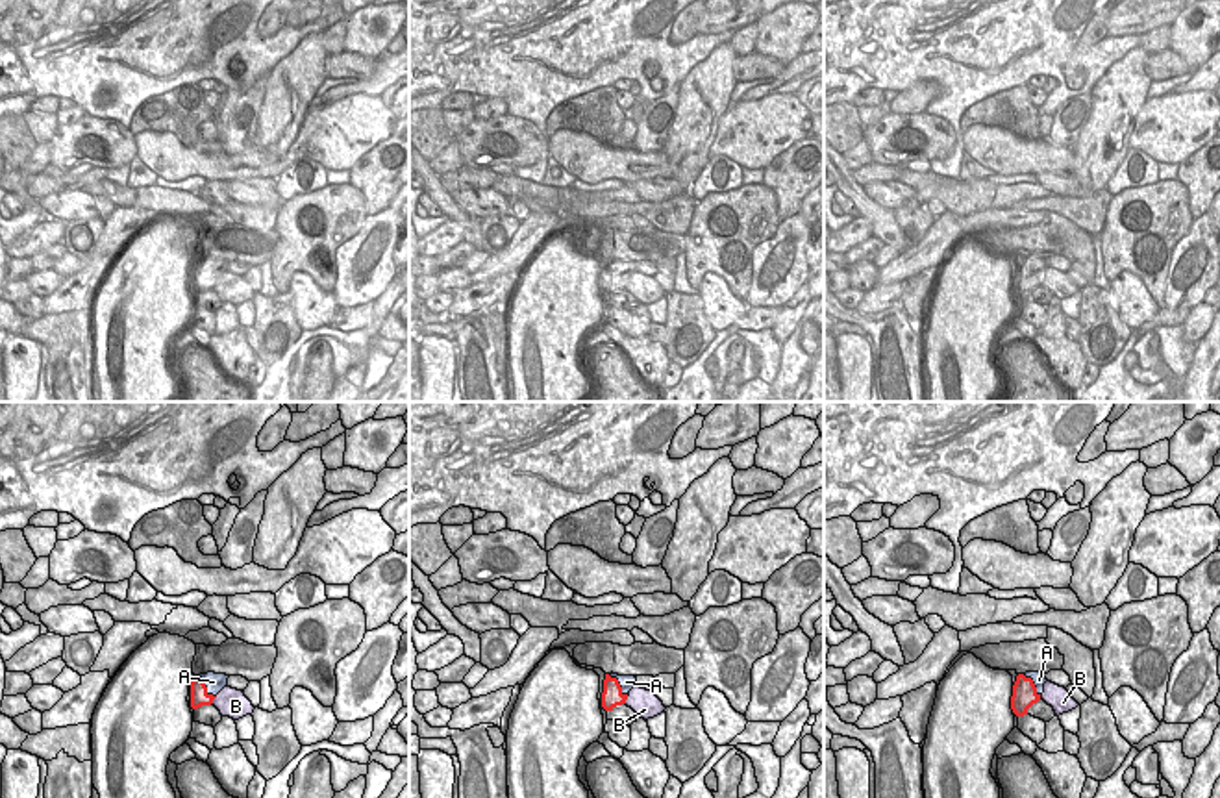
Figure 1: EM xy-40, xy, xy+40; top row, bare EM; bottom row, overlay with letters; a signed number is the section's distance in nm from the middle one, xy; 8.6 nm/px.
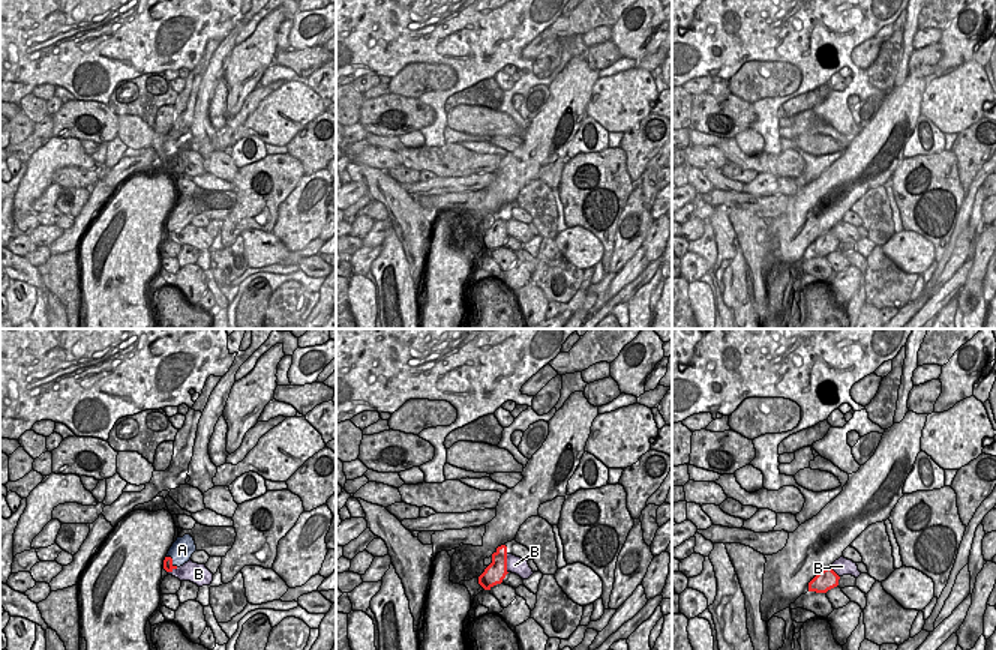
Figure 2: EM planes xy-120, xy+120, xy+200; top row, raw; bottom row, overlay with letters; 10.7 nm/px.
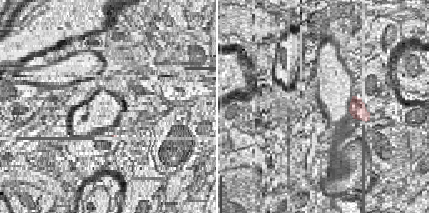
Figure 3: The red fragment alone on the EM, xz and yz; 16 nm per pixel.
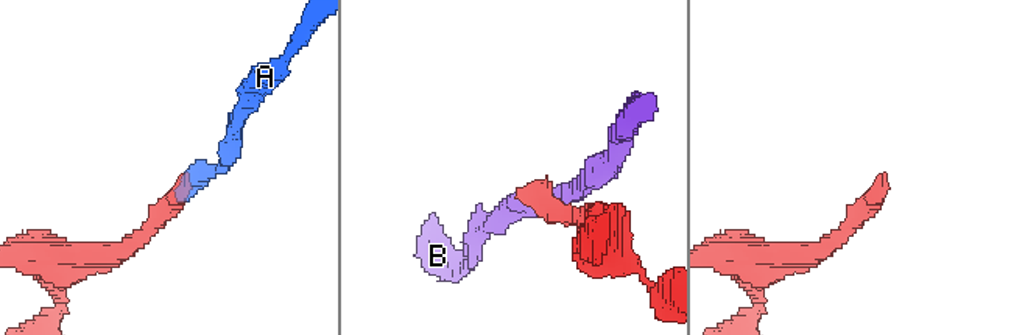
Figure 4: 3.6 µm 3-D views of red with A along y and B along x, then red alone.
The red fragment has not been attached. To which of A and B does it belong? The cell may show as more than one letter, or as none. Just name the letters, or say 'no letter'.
A

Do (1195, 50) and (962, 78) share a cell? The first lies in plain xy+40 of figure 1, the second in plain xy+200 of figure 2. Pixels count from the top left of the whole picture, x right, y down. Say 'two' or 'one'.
two

